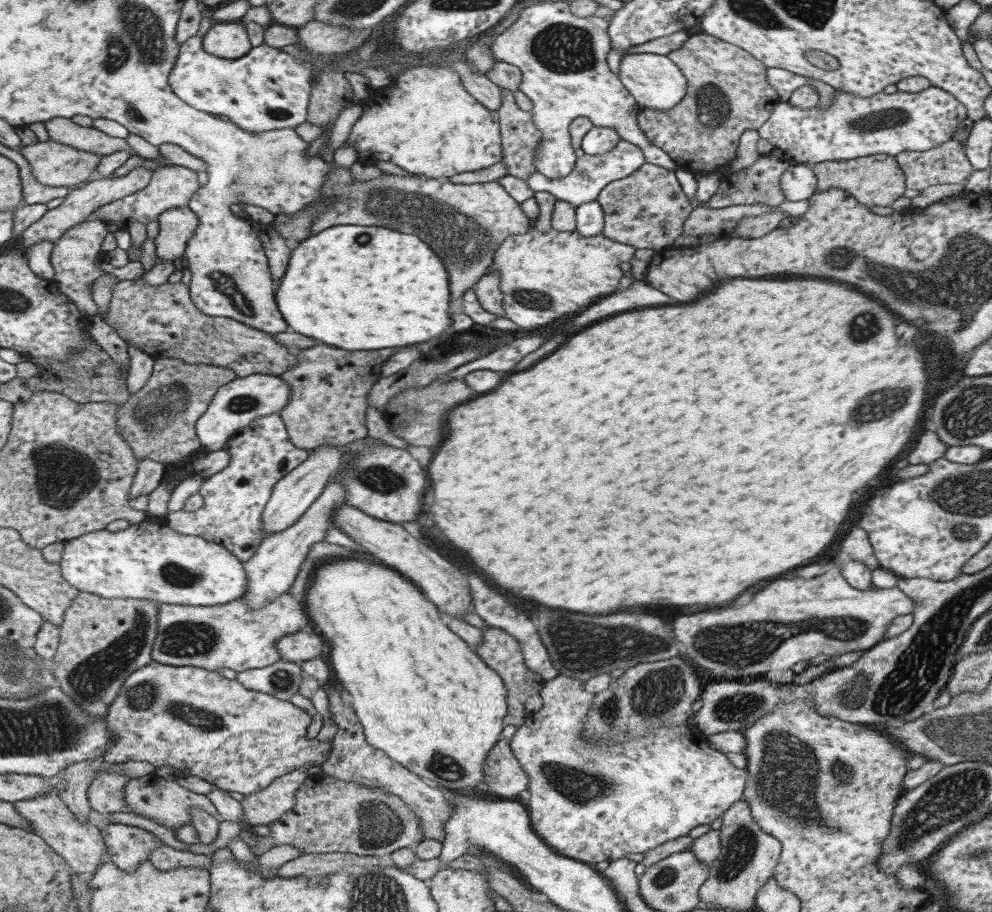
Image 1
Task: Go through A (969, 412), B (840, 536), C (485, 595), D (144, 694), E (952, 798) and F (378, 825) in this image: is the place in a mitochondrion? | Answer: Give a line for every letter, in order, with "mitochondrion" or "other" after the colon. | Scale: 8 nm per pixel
A: mitochondrion
B: other
C: mitochondrion
D: mitochondrion
E: mitochondrion
F: mitochondrion

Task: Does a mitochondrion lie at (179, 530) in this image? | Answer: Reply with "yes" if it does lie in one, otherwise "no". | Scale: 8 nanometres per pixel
no

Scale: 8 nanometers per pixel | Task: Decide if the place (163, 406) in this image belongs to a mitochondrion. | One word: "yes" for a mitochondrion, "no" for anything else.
yes

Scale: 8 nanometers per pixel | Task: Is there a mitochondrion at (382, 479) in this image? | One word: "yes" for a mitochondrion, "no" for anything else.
yes

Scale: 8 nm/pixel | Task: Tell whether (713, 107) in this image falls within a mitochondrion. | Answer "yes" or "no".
yes

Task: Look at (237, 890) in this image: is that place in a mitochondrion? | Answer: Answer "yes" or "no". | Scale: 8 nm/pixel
no

